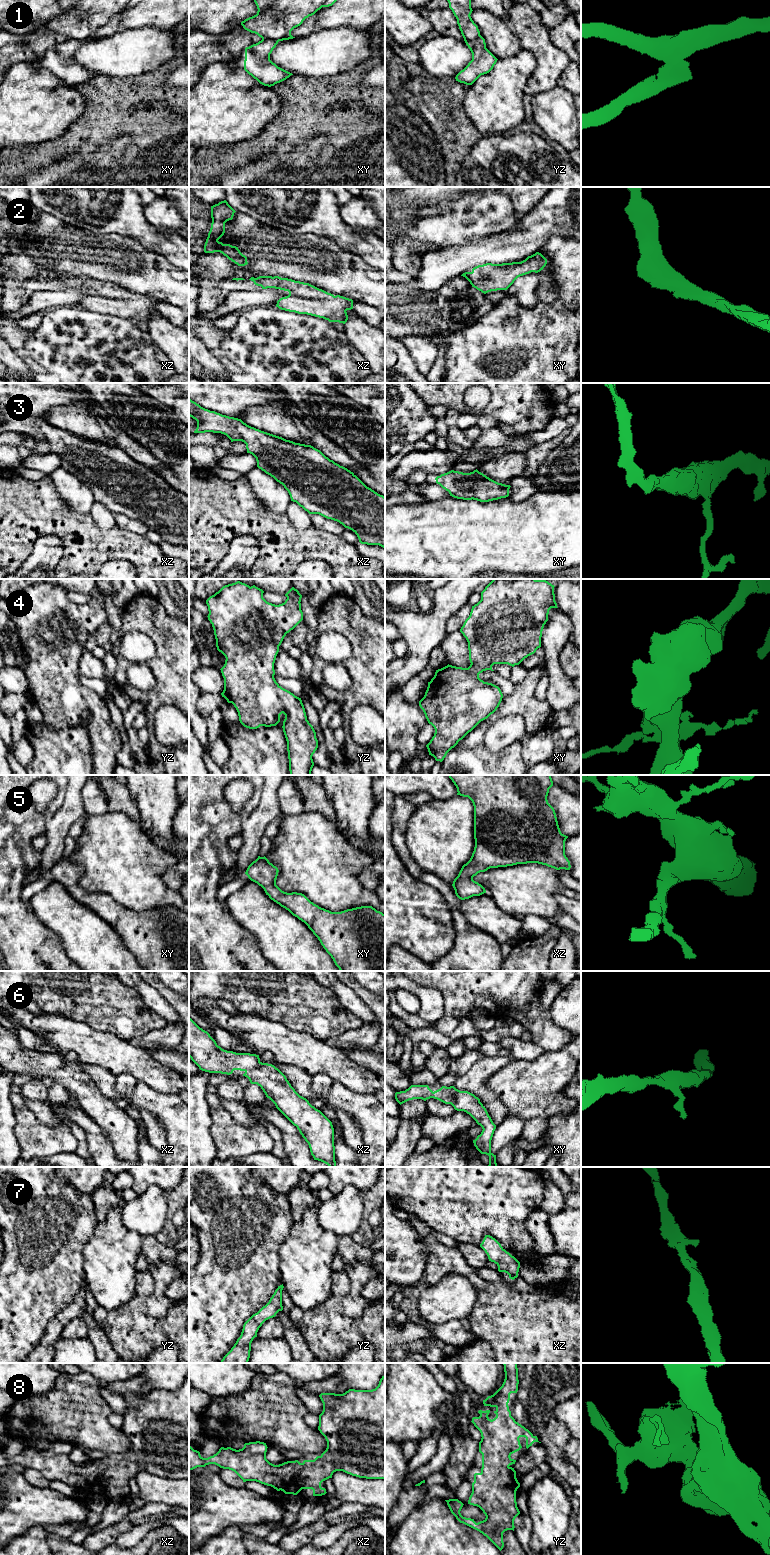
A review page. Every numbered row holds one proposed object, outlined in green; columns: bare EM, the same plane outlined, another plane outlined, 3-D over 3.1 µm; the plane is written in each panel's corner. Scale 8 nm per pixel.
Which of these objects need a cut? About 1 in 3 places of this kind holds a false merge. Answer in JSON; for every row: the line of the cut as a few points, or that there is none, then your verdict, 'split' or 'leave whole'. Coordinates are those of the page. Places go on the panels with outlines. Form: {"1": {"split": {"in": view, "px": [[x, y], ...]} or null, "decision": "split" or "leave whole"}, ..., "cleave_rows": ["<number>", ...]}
{"1": {"split": {"in": "xy", "px": [[262, 38], [270, 38], [277, 42]]}, "decision": "split"}, "2": {"split": null, "decision": "leave whole"}, "3": {"split": null, "decision": "leave whole"}, "4": {"split": null, "decision": "leave whole"}, "5": {"split": null, "decision": "leave whole"}, "6": {"split": null, "decision": "leave whole"}, "7": {"split": null, "decision": "leave whole"}, "8": {"split": null, "decision": "leave whole"}, "cleave_rows": ["1"]}

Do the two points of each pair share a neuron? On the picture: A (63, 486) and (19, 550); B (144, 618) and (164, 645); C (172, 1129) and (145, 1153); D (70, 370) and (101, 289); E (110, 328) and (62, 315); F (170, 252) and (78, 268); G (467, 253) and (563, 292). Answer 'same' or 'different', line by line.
A: different
B: same
C: different
D: different
E: same
F: different
G: different

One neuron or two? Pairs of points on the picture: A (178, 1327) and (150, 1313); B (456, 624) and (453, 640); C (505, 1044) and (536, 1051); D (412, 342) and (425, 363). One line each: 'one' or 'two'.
A: two
B: two
C: one
D: one

